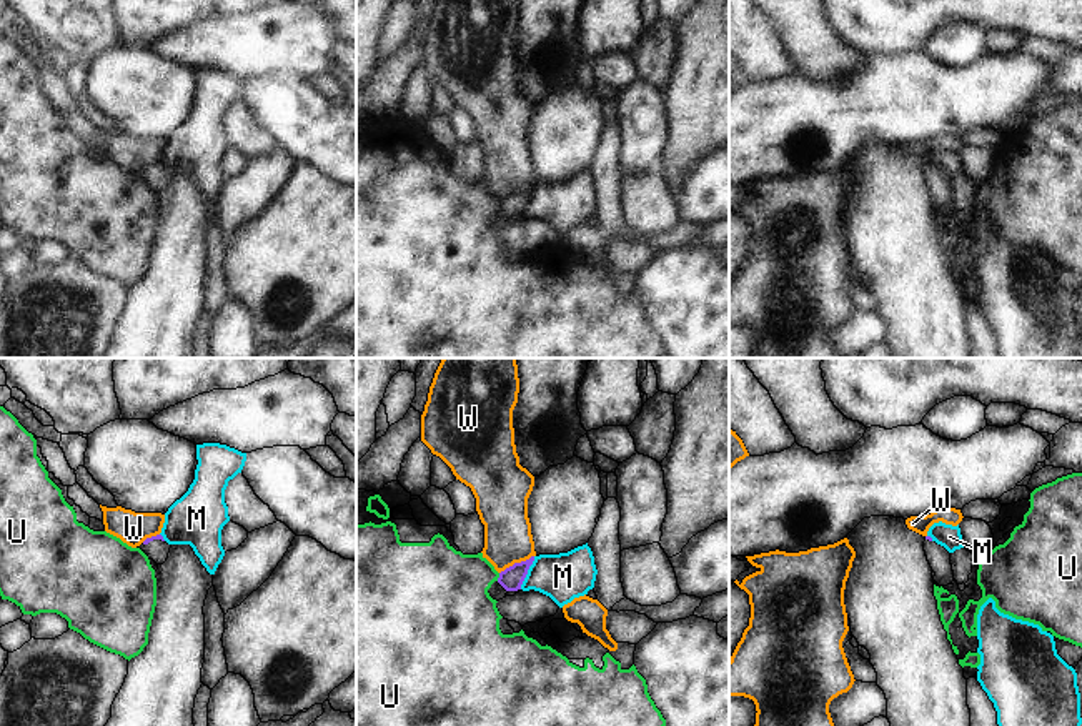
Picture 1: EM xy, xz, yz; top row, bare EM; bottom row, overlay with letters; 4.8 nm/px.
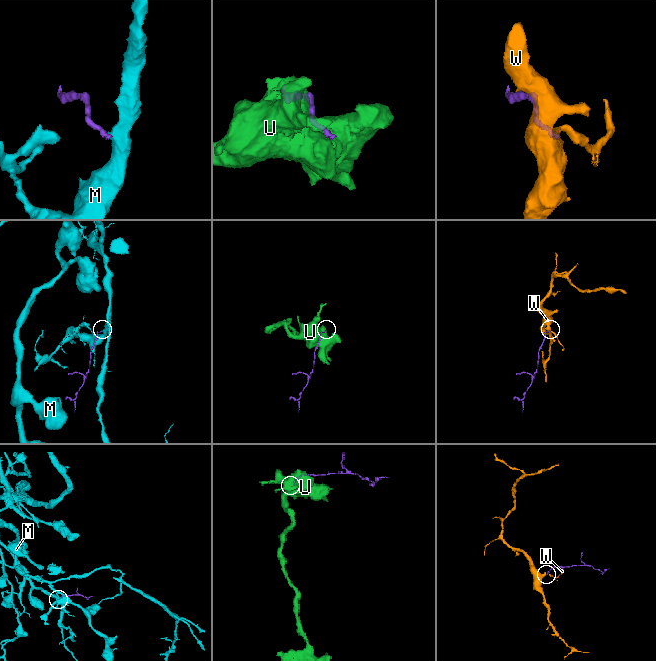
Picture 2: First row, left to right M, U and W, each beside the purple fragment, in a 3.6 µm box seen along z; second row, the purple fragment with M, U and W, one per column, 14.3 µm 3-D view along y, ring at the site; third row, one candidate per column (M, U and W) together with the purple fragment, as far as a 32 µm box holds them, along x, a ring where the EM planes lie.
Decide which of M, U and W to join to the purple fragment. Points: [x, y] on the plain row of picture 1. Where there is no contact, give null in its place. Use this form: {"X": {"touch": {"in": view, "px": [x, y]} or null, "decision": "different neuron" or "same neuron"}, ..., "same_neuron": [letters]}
{"M": {"touch": {"in": "xz", "px": [526, 200]}, "decision": "different neuron"}, "U": {"touch": {"in": "xz", "px": [500, 203]}, "decision": "different neuron"}, "W": {"touch": {"in": "xz", "px": [516, 190]}, "decision": "different neuron"}, "same_neuron": []}

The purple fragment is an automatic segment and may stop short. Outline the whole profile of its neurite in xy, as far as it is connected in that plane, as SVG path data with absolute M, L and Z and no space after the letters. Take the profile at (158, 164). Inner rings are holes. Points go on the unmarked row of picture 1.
M156 162L156 163L146 165L136 175L140 175L148 183L148 186L153 186L156 191L163 191L168 185L171 172L168 172L161 162Z

